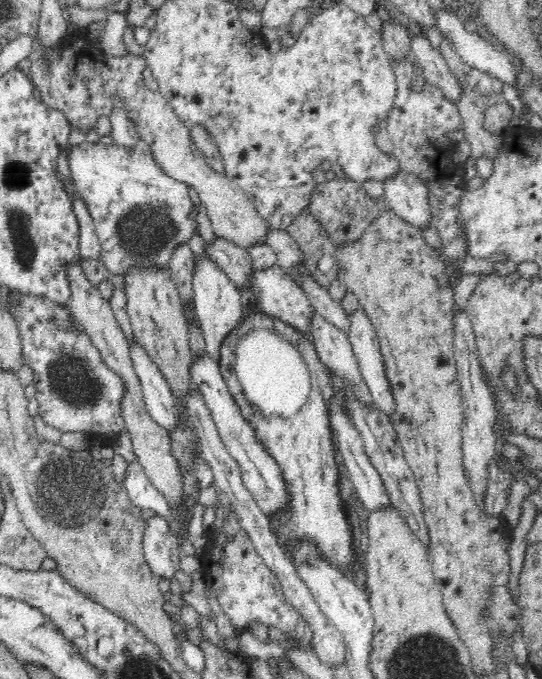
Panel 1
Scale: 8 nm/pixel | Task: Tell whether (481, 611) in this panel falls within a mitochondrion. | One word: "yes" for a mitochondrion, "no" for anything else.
yes

